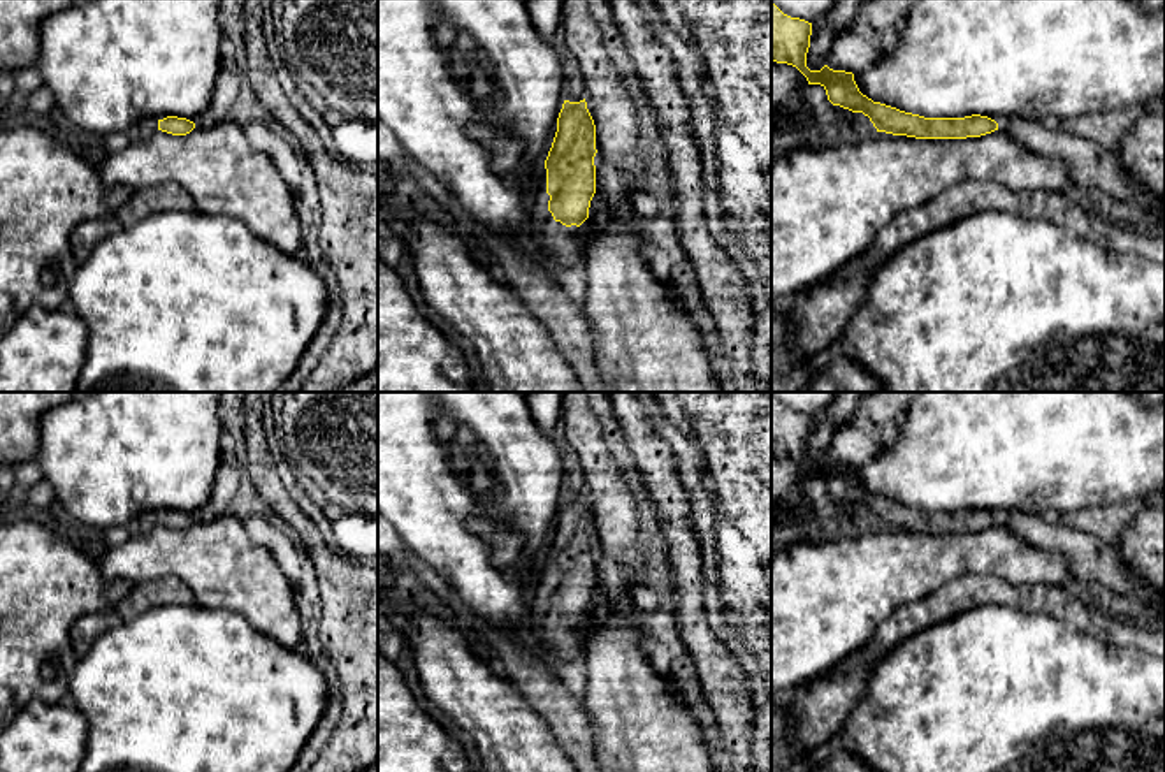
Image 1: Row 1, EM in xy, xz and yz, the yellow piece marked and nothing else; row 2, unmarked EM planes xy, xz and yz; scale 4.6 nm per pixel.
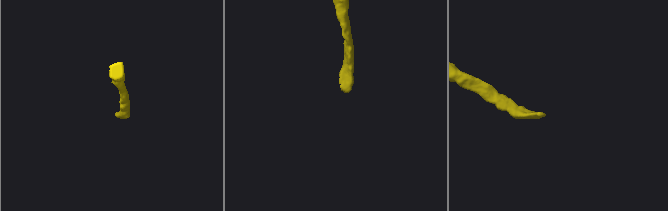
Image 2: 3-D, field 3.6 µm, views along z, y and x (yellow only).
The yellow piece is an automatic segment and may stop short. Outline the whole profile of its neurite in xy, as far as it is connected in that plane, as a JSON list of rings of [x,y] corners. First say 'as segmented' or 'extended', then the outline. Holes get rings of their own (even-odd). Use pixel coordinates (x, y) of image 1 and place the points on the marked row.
extended; [[[167,116],[163,120],[144,118],[134,130],[134,135],[139,139],[149,139],[158,130],[172,134],[172,135],[186,135],[195,128],[195,123],[186,118]]]

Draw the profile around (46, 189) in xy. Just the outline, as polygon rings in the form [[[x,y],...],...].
[[[16,121],[0,123],[0,339],[32,306],[47,311],[69,306],[69,285],[77,271],[70,232],[84,220],[111,218],[134,190],[107,186],[97,162],[62,144],[53,134]]]

